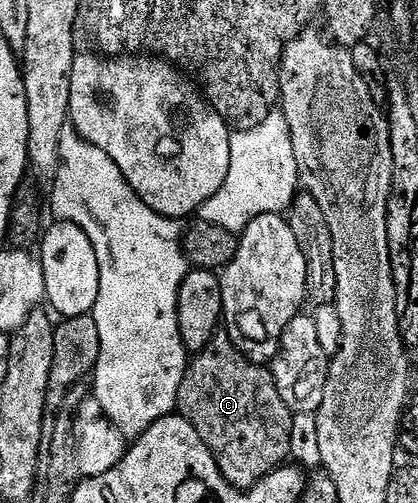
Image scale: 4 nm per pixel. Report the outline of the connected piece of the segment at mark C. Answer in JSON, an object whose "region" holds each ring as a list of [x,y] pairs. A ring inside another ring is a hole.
{"region":[[[220,335],[214,336],[209,344],[194,356],[197,358],[195,358],[194,361],[192,358],[192,360],[188,362],[185,374],[181,380],[181,386],[177,392],[176,412],[191,422],[195,427],[195,431],[199,431],[199,439],[203,439],[203,443],[209,449],[209,454],[213,456],[213,462],[217,464],[222,477],[229,482],[230,486],[248,487],[260,481],[262,477],[266,477],[269,473],[272,473],[274,469],[278,468],[278,466],[284,462],[281,460],[284,459],[285,452],[289,449],[289,432],[293,429],[293,420],[295,420],[295,417],[287,407],[287,403],[283,403],[283,399],[279,395],[279,391],[273,382],[270,370],[266,368],[264,364],[254,363],[250,361],[249,358],[243,356],[243,354],[237,350],[236,345],[229,340],[228,336],[219,336]]]}

